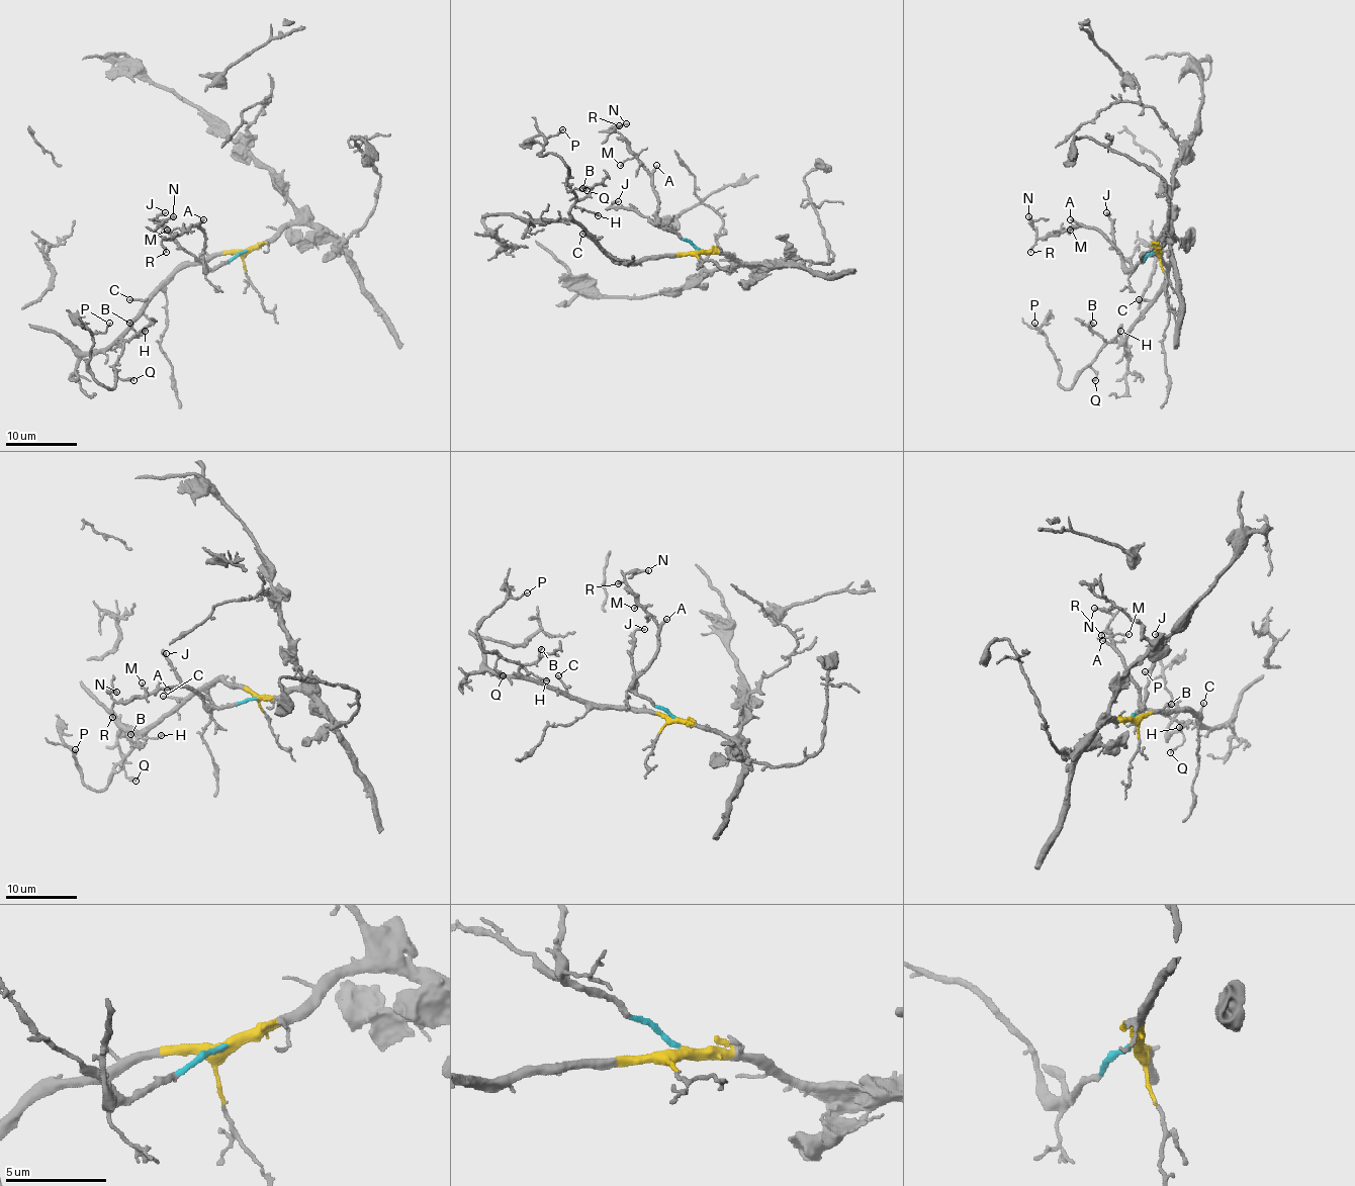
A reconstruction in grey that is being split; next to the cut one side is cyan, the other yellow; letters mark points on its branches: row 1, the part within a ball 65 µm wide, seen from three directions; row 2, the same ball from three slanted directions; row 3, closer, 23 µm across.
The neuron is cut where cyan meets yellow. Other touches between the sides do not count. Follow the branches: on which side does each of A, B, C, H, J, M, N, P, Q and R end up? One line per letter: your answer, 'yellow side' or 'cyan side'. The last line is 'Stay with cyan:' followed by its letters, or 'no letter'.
A: cyan side
B: yellow side
C: yellow side
H: yellow side
J: cyan side
M: cyan side
N: cyan side
P: yellow side
Q: yellow side
R: cyan side
Stay with cyan: A, J, M, N, R

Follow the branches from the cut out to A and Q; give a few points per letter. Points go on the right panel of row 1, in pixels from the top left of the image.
A: (1154, 251), (1128, 269), (1121, 255), (1097, 230), (1070, 219)
Q: (1156, 251), (1165, 262), (1166, 287), (1121, 341), (1107, 342), (1102, 348), (1091, 369), (1097, 376), (1095, 379)

